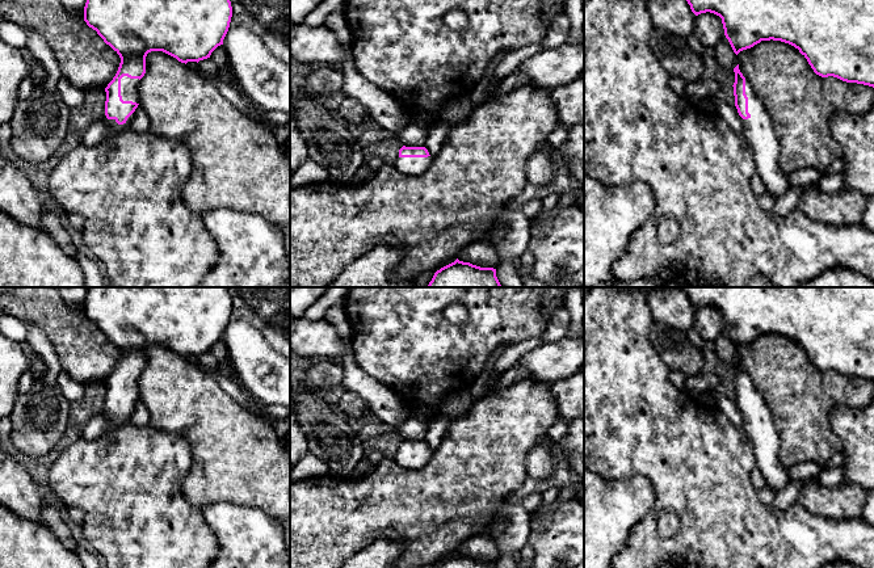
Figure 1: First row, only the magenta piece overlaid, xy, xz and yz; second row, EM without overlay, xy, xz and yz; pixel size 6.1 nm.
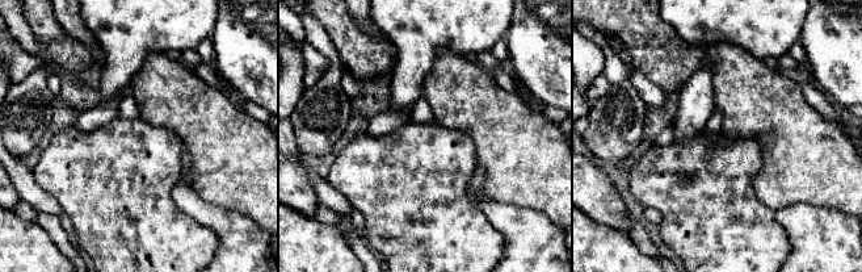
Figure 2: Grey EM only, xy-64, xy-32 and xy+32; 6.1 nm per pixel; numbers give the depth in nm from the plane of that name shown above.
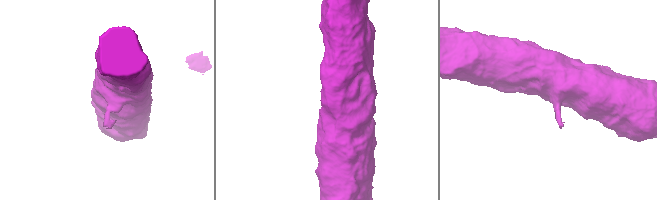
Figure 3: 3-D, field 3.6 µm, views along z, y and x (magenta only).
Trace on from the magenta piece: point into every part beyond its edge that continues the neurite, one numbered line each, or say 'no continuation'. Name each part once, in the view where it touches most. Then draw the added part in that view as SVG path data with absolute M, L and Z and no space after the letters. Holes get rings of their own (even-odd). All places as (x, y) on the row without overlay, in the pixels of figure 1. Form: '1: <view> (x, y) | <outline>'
1: xy (129, 381) | M127 370L121 373L121 390L123 395L133 395L139 397L139 375L139 373L130 373Z

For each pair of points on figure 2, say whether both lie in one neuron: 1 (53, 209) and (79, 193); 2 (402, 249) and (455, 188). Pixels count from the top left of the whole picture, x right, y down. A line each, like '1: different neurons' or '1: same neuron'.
1: different neurons
2: same neuron

